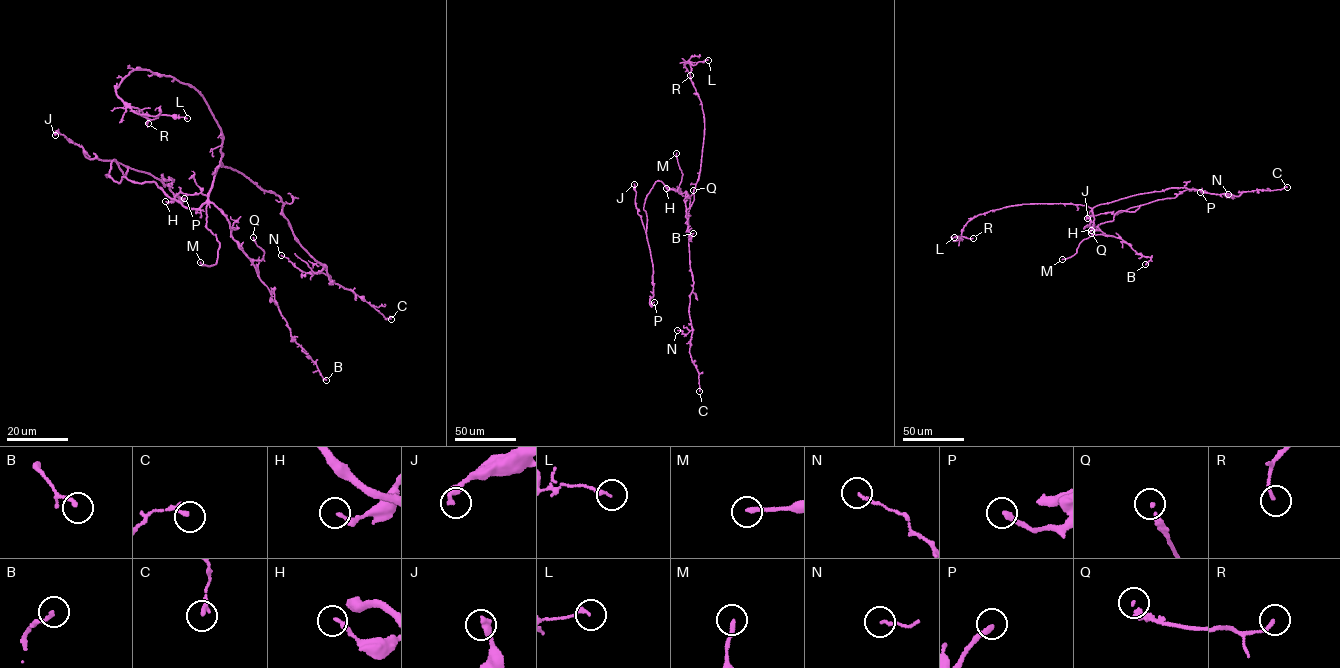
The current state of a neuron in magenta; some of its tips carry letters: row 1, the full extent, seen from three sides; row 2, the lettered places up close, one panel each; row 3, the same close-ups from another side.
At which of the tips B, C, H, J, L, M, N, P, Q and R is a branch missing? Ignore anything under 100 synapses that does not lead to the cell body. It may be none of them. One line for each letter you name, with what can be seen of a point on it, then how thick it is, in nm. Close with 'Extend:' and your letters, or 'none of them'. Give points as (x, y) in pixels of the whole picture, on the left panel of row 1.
M: place (200, 262); calibre 200 nm
Extend: M

